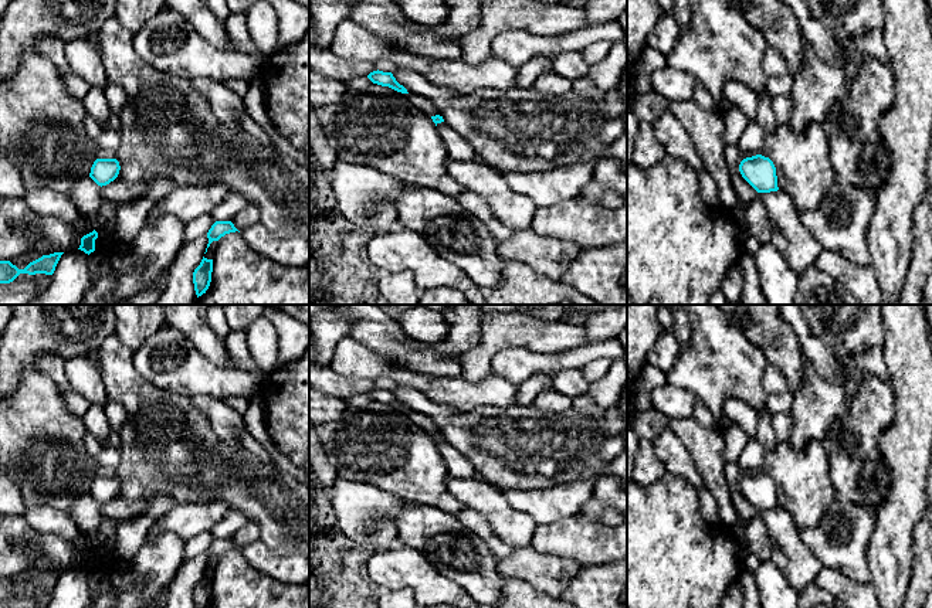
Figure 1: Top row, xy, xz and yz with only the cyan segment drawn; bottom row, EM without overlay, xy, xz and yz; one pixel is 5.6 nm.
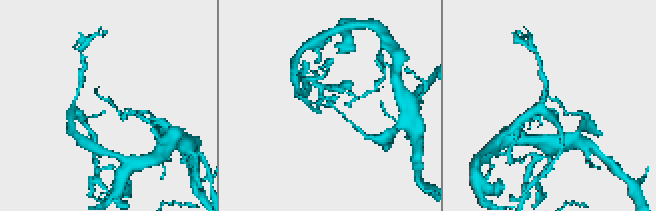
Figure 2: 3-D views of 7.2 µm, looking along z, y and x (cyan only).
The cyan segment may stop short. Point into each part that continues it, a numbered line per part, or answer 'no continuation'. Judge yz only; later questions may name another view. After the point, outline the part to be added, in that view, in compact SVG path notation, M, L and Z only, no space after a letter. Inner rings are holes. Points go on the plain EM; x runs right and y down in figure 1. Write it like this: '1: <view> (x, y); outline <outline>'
1: yz (749, 461); outline M750 437L738 458L739 469L745 476L759 472L765 452L762 444L755 437Z

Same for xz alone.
1: xz (422, 420); outline M407 411L409 417L421 428L424 428L430 434L438 432L431 415L423 412Z

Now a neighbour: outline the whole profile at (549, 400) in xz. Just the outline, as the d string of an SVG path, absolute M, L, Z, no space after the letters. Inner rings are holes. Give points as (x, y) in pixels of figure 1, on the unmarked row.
M553 387L540 391L532 407L542 412L560 414L573 408L573 401L570 397L556 391Z

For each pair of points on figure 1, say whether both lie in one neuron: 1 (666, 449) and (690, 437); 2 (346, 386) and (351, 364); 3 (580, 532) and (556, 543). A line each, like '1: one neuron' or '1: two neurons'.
1: two neurons
2: two neurons
3: one neuron

